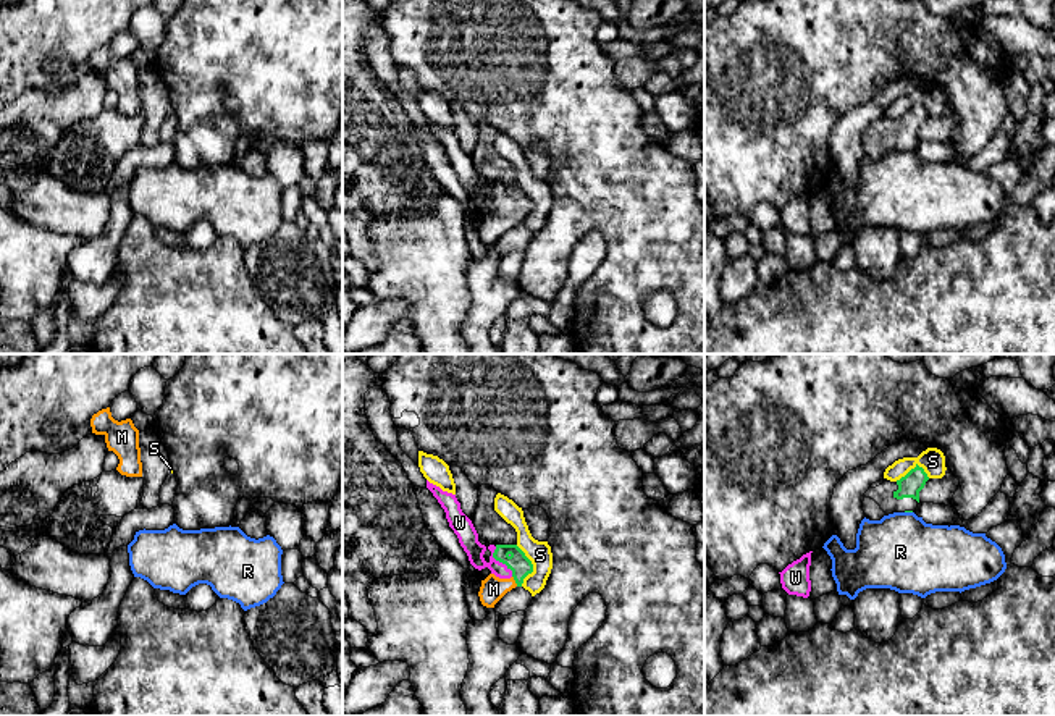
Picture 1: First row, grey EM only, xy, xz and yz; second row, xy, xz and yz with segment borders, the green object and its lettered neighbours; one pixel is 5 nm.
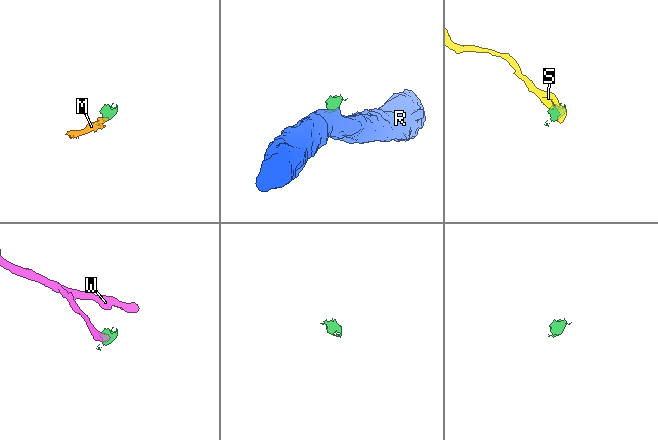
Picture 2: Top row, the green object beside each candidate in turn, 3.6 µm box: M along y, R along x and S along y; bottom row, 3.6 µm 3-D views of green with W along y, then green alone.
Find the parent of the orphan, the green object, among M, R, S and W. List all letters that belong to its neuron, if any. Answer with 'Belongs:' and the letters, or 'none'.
Belongs: M

